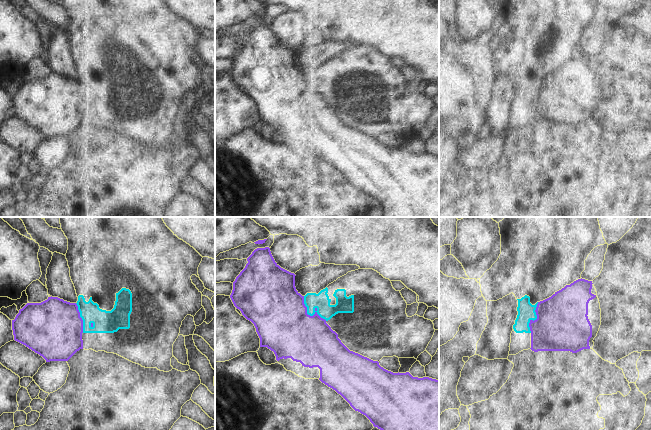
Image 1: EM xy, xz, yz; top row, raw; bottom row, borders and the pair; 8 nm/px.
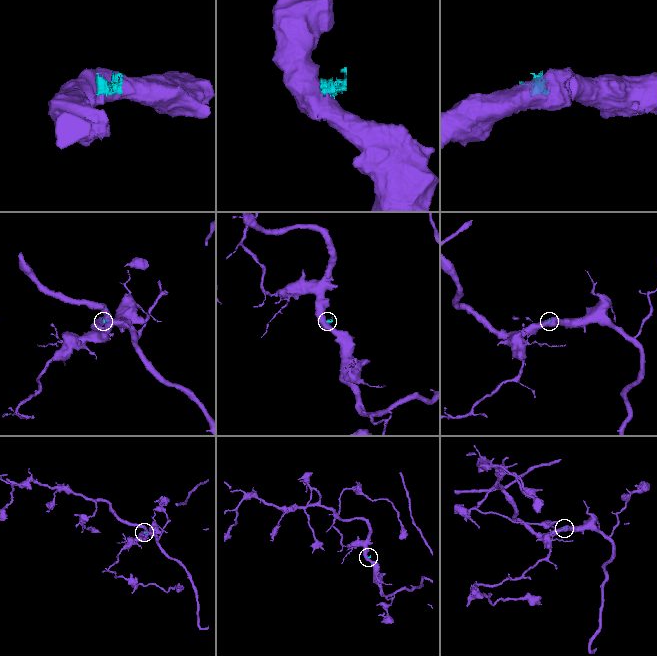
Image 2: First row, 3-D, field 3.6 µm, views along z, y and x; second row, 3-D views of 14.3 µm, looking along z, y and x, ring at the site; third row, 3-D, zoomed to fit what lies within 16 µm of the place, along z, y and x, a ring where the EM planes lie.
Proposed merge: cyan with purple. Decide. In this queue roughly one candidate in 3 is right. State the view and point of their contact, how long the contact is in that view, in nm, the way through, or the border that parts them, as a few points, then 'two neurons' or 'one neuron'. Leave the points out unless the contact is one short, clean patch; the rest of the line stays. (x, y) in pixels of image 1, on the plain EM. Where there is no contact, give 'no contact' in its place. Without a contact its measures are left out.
contact xz (308, 90); length 280 nm; two neurons

